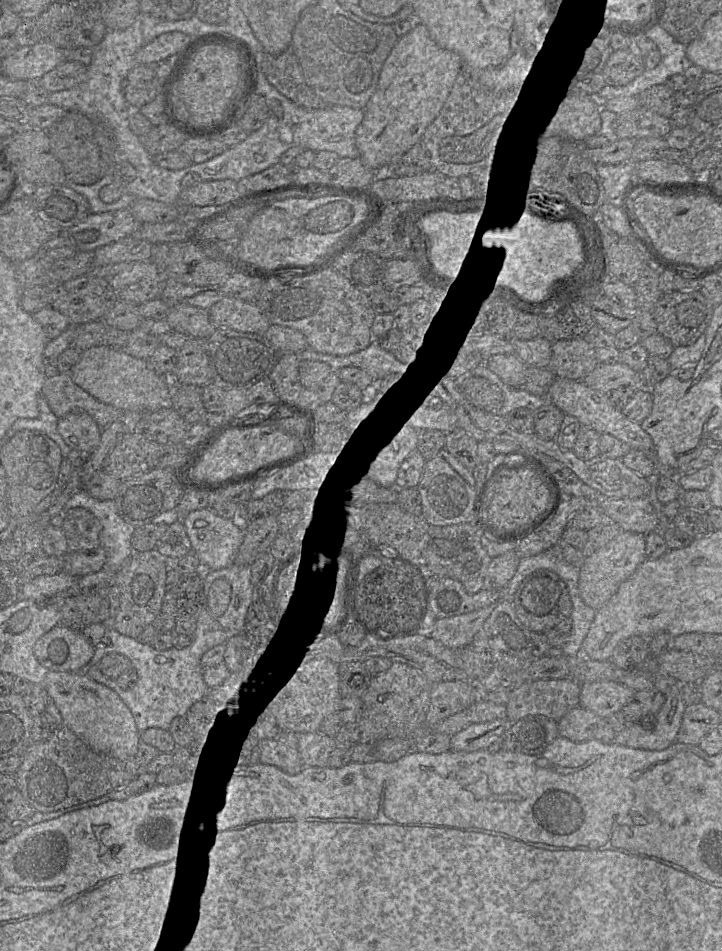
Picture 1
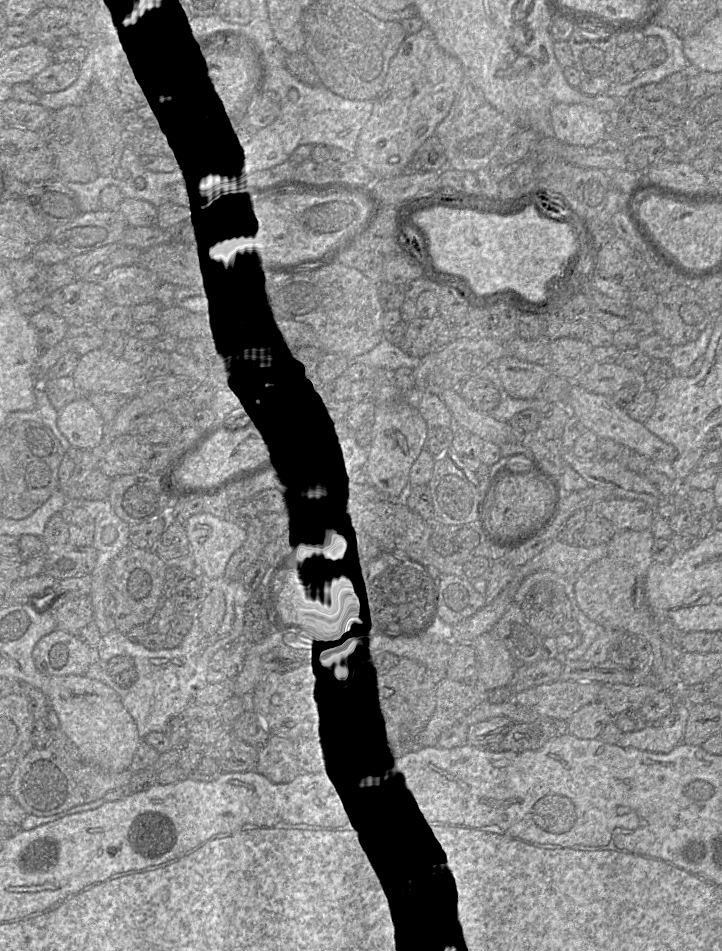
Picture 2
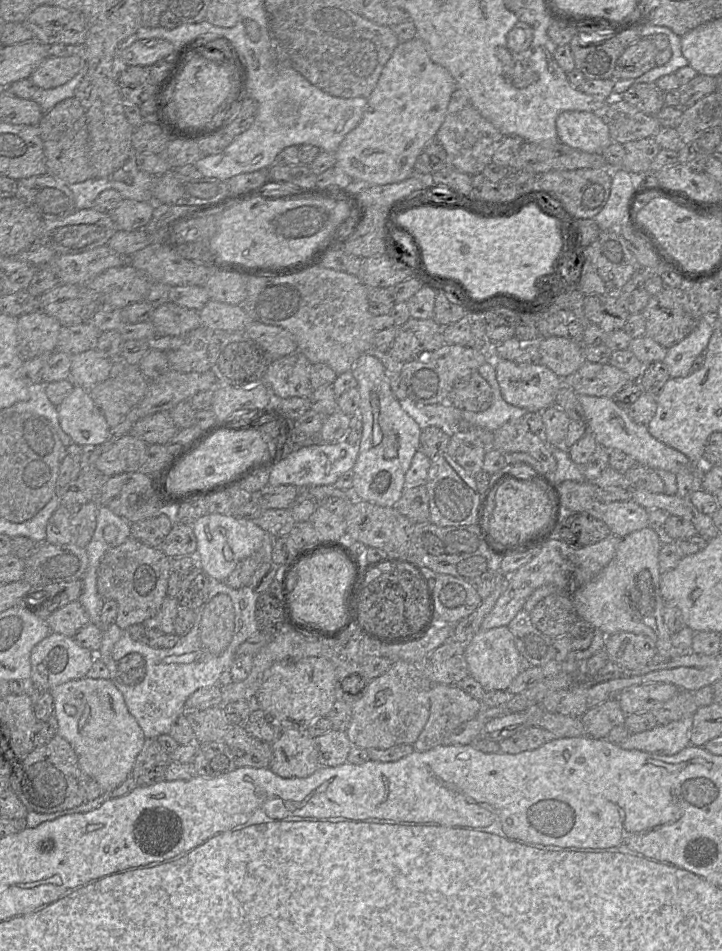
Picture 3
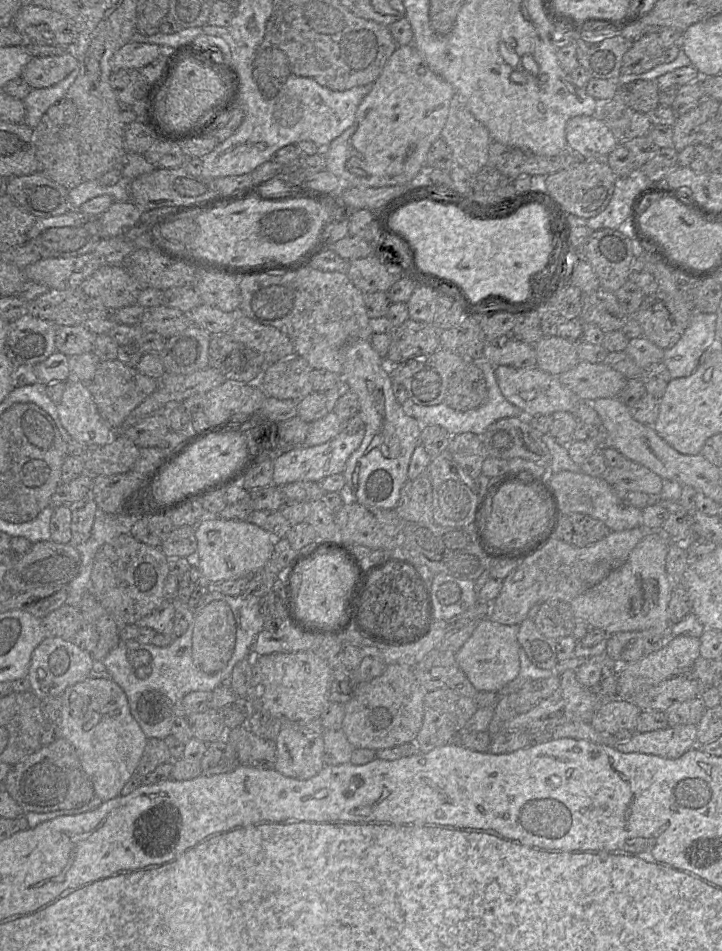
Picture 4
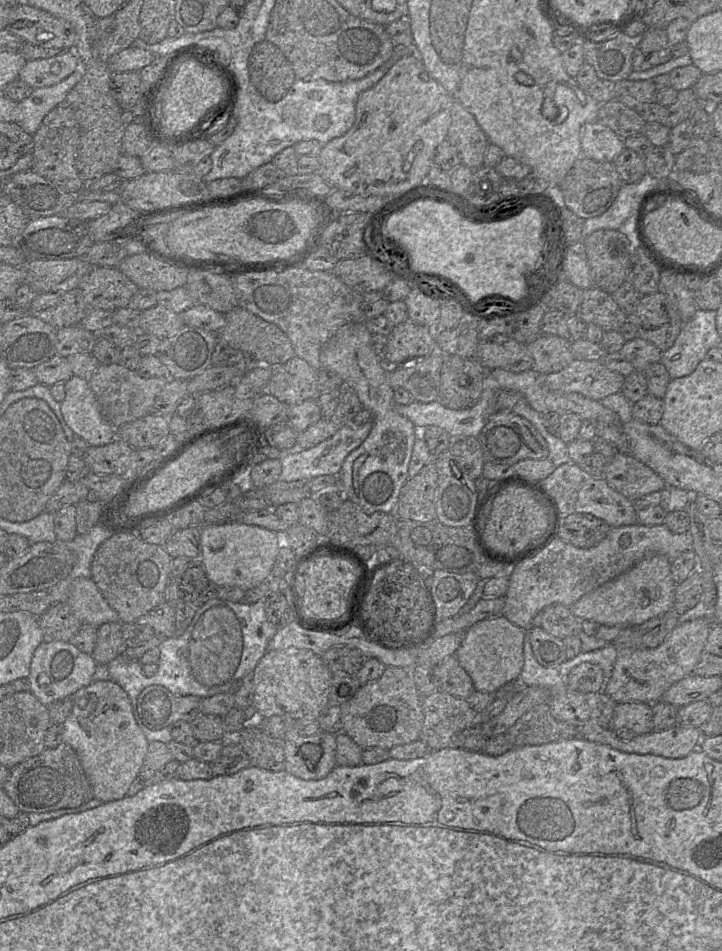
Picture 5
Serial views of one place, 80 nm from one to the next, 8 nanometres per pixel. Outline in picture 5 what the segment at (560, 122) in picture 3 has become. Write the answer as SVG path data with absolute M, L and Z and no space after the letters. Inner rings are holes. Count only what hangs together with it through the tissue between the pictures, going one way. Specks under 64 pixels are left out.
M598 121L581 127L580 141L582 156L599 162L613 162L626 148L621 137Z

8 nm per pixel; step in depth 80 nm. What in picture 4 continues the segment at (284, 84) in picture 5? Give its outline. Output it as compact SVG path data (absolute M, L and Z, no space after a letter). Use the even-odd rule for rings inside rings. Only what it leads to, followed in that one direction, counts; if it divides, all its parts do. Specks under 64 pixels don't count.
M264 36L263 43L258 47L252 59L252 75L261 94L265 98L274 98L291 73L289 60L285 53L270 42L265 41Z

